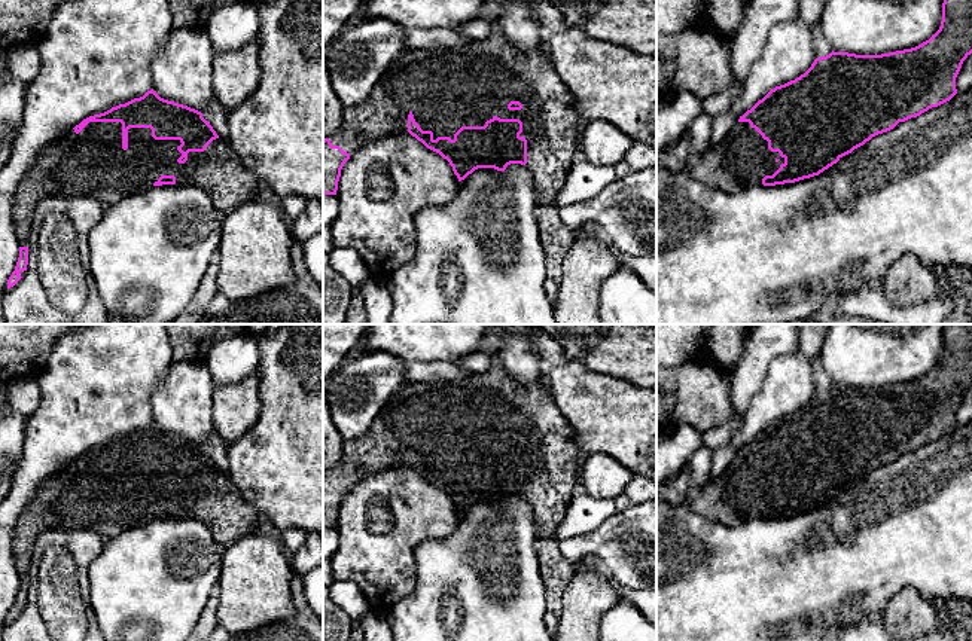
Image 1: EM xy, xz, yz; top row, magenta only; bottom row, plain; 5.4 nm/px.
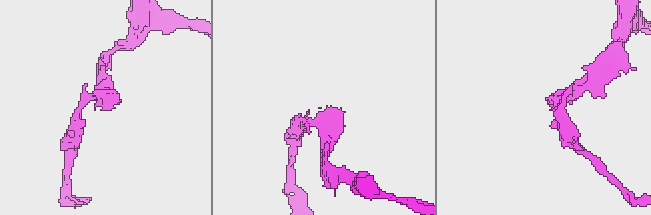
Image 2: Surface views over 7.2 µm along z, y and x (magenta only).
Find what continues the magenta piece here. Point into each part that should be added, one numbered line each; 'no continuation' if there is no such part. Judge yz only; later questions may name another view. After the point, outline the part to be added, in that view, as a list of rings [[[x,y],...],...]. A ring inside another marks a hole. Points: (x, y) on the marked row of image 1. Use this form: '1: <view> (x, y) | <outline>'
1: yz (742, 158) | [[[737,122],[719,144],[689,165],[689,171],[707,187],[737,192],[762,184],[762,178],[773,175],[781,164],[784,158],[771,152],[768,141],[749,122]]]

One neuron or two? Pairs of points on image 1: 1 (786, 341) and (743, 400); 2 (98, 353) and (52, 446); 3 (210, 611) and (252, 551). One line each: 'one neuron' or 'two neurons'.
1: one neuron
2: one neuron
3: two neurons

